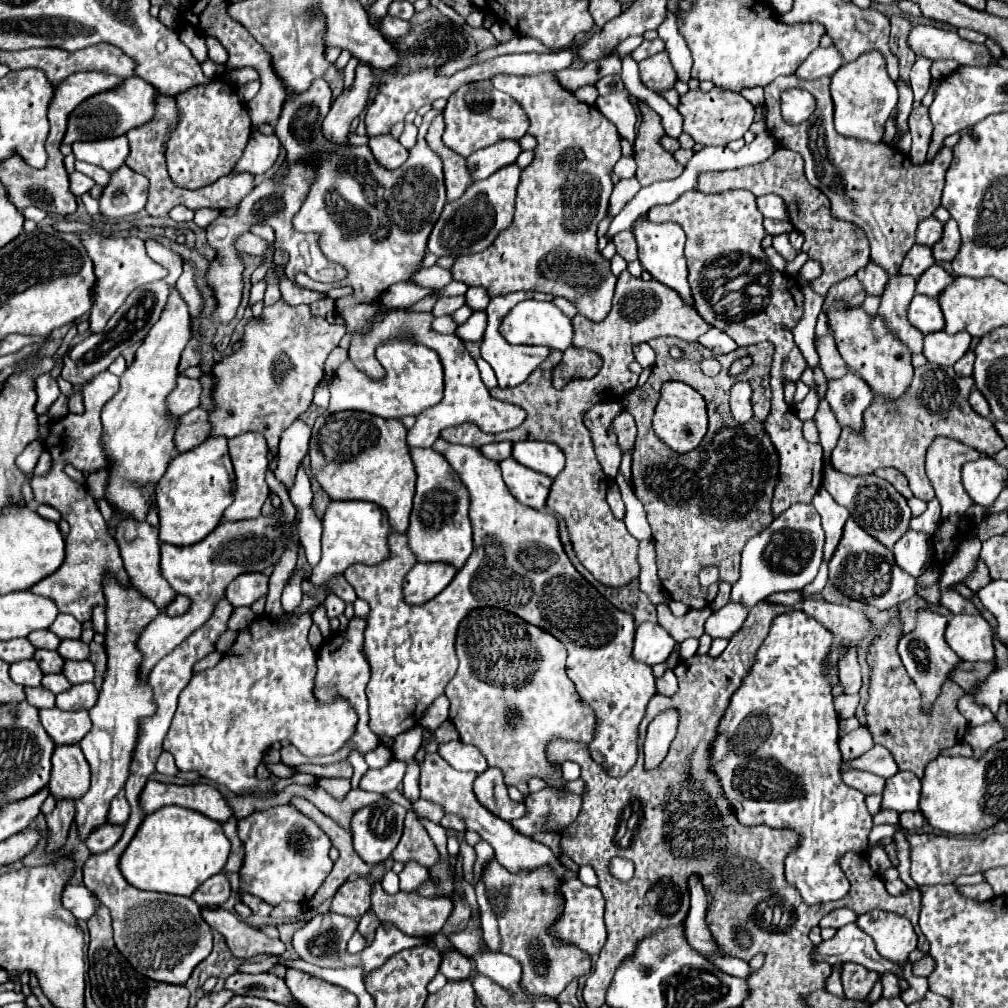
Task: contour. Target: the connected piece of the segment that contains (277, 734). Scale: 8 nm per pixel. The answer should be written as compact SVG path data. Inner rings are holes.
M309 614L295 618L287 628L277 626L269 616L255 618L253 624L239 630L237 642L229 648L229 652L215 668L203 670L191 678L179 696L179 708L163 742L163 748L173 754L179 770L197 772L201 778L221 784L239 796L251 794L263 798L267 794L277 794L277 790L270 778L258 779L255 768L273 742L289 740L299 748L301 754L323 756L337 752L353 736L357 714L353 712L351 704L347 700L319 704L313 694L317 654L307 642L311 624L313 620Z

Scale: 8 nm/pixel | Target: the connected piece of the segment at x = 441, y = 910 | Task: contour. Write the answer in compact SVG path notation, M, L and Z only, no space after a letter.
M375 884L373 896L371 896L371 910L381 922L395 924L401 932L407 932L411 936L429 936L429 934L437 934L443 928L449 914L453 912L453 902L447 898L425 898L425 896L407 894L407 892L397 892L391 896L383 892L381 884Z

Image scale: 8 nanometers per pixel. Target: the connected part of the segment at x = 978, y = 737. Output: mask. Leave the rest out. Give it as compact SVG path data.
M993 720L989 724L969 728L967 736L965 736L965 742L969 742L973 746L973 750L977 754L981 754L981 752L989 750L993 744L997 744L997 742L1001 742L1005 738L1007 738L1007 728L1003 728L1003 724Z

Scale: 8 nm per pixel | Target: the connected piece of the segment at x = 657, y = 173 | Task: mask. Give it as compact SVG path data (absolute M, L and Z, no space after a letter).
M641 100L637 102L637 108L641 112L633 156L637 162L637 180L641 186L649 186L657 180L681 176L683 166L659 144L659 138L665 134L661 118Z

